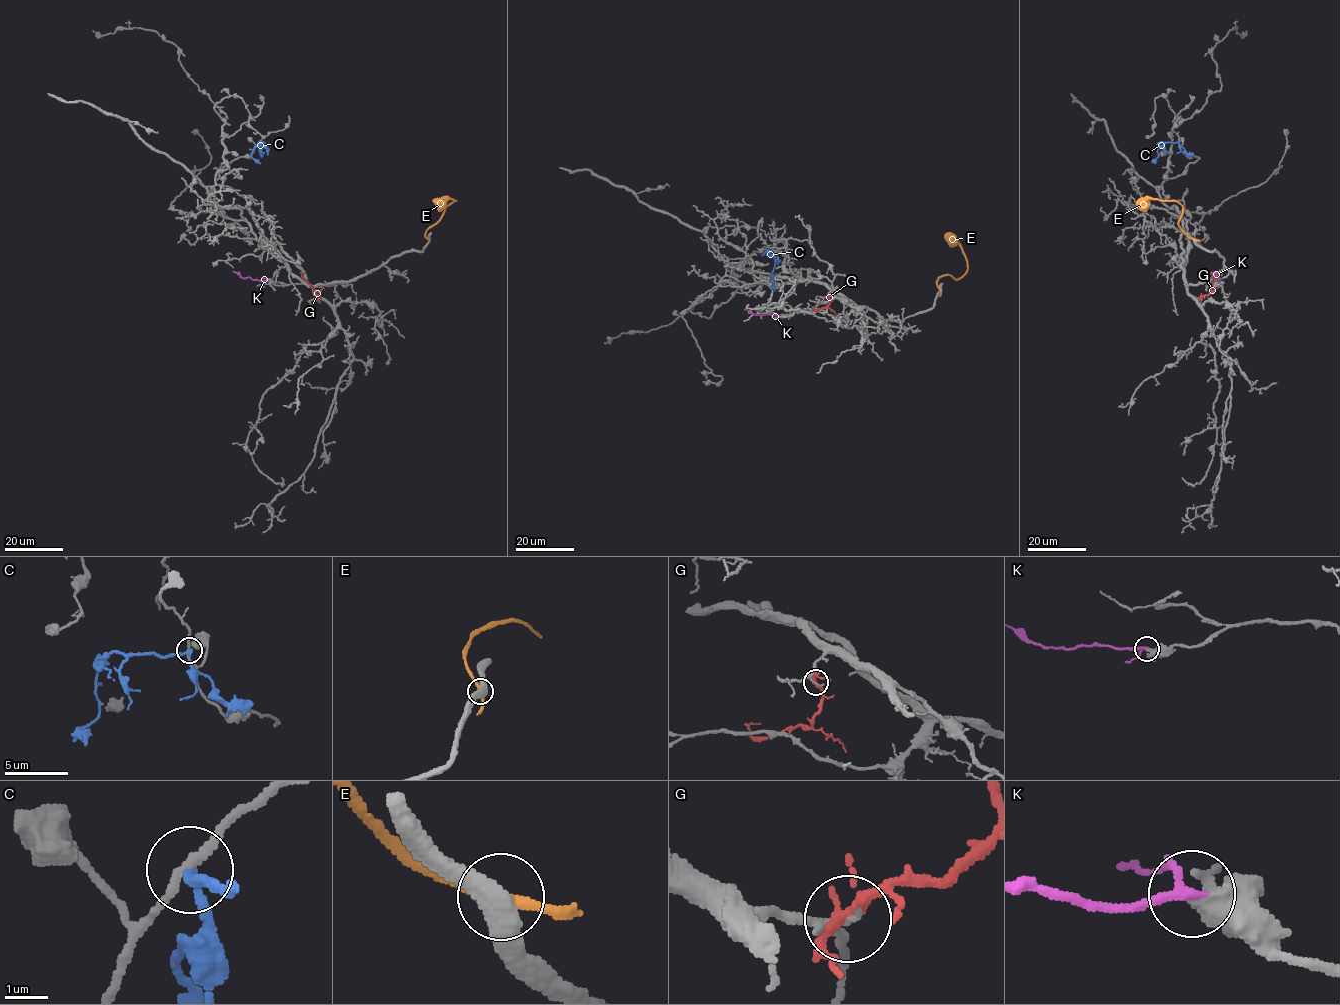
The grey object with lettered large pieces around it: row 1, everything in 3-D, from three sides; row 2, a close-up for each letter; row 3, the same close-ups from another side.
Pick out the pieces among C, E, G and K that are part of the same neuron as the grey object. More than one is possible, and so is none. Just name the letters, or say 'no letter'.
K

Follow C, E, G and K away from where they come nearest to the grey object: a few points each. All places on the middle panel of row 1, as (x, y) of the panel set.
C: (771, 275), (775, 259), (763, 254), (771, 252)
E: (940, 290), (937, 280), (940, 277), (959, 279), (966, 271), (967, 260), (962, 248), (944, 235)
G: (828, 297), (827, 307), (815, 310), (813, 307), (816, 307)
K: (779, 315), (754, 315), (744, 309)

